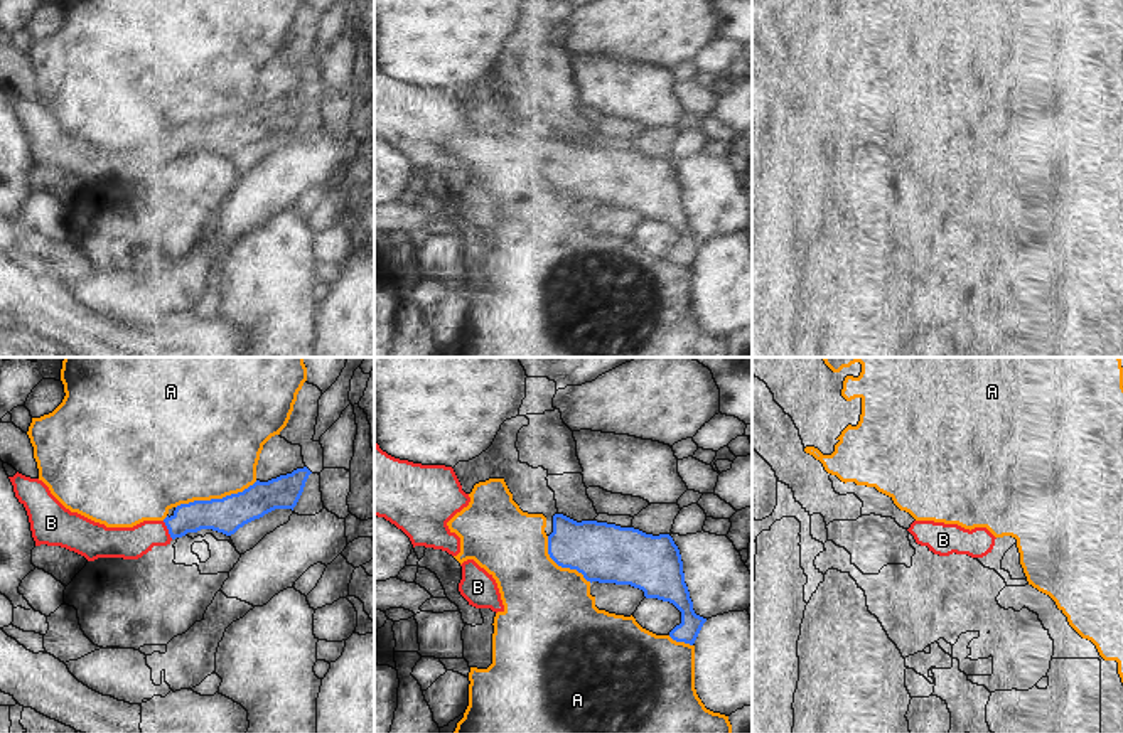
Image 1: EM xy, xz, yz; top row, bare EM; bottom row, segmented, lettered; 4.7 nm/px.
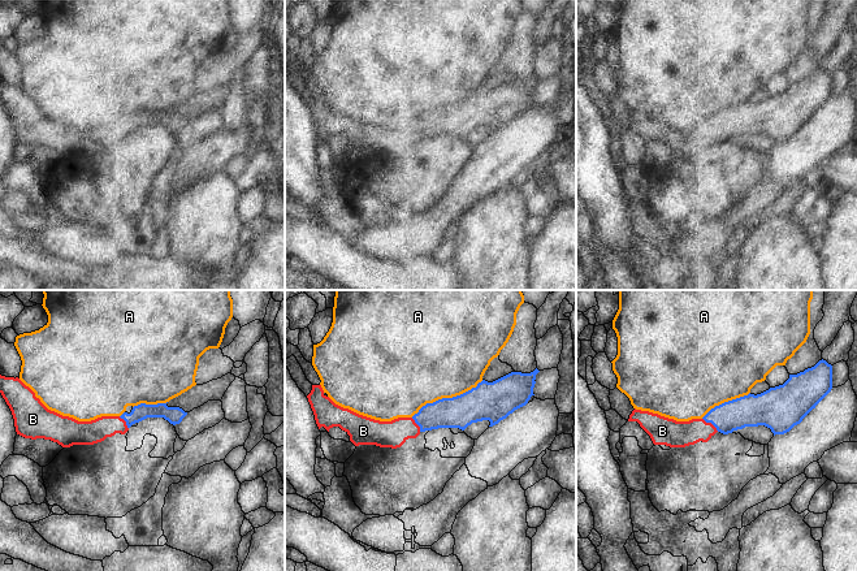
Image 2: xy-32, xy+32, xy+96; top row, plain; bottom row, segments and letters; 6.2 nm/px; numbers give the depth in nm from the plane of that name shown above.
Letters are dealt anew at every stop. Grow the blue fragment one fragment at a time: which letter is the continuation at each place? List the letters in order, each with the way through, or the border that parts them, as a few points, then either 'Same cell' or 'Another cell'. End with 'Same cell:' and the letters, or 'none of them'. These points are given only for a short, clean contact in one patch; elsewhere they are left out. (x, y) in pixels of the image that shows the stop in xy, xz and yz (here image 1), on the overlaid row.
A: Another cell
B: Path across: xy (218, 514), (198, 514), (167, 528), (130, 543). Same cell
Same cell: B

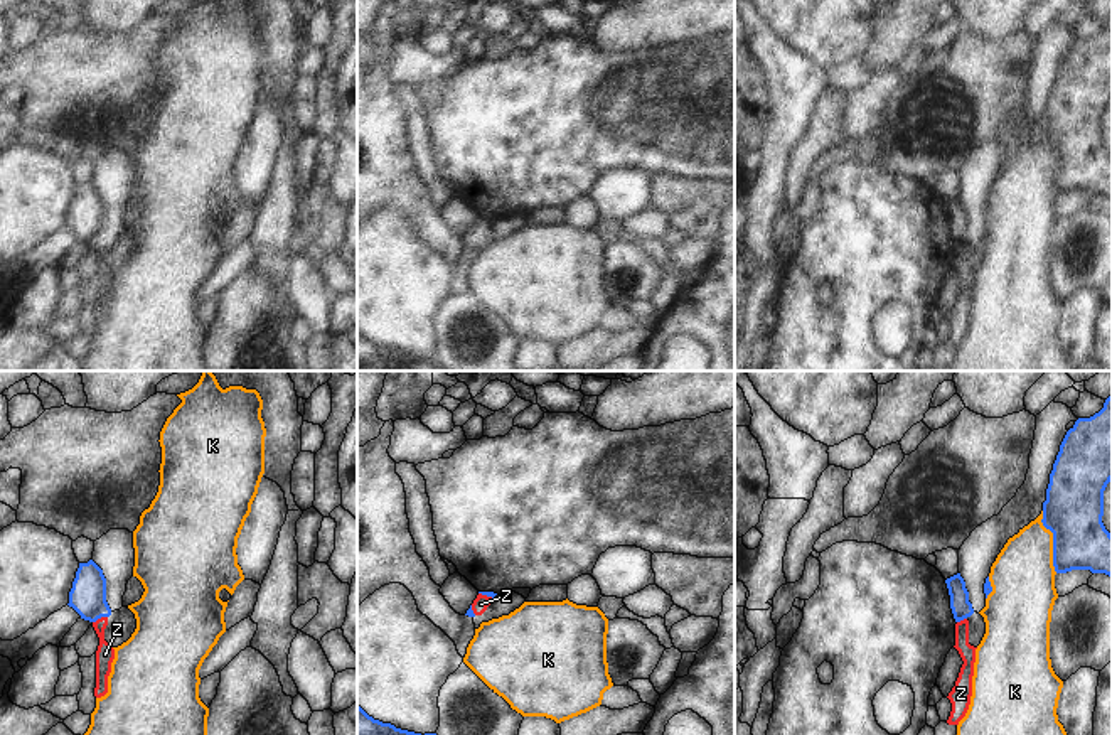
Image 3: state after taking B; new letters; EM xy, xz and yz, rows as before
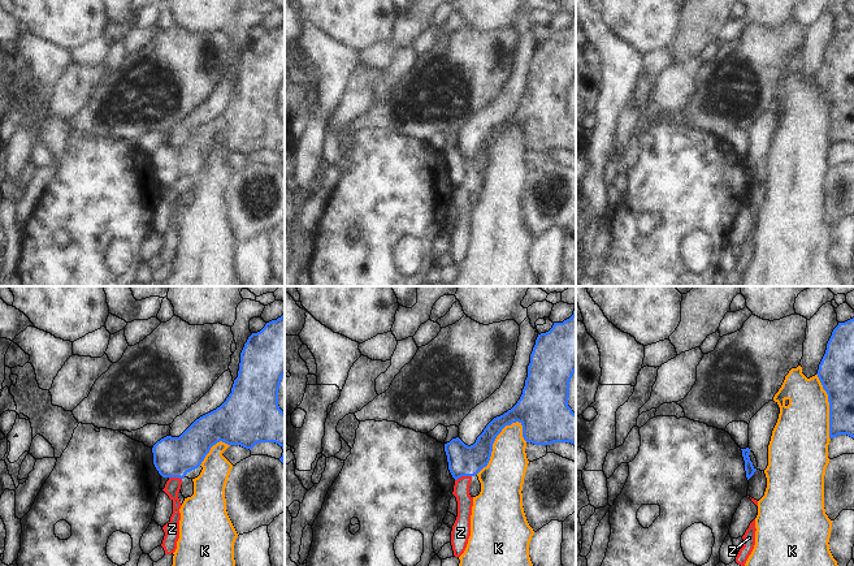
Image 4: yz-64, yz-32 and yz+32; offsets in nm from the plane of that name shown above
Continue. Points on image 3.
K: Another cell
Z: Boundary: xy (106, 616), (93, 622). Another cell
Same cell: none of them

